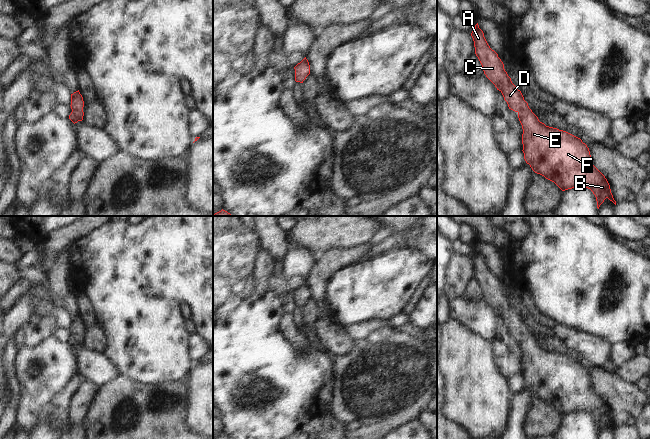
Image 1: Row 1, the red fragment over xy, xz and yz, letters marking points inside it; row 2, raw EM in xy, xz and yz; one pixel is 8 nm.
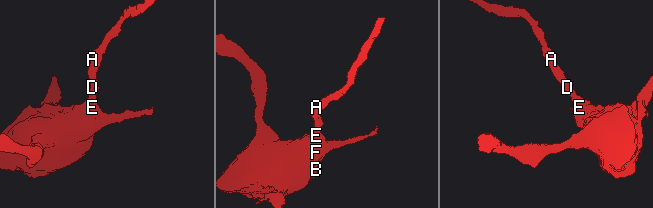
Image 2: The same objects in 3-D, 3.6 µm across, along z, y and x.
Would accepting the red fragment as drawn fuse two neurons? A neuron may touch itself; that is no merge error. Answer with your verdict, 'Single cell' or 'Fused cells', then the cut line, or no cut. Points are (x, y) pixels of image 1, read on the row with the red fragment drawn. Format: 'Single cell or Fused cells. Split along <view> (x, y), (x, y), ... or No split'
Single cell. No split

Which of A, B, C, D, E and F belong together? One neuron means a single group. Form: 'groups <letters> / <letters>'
groups A B C D E F

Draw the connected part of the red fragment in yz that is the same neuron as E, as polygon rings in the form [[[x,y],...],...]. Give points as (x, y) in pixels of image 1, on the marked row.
[[[478,23],[475,25],[471,36],[474,41],[475,54],[482,65],[484,74],[495,85],[497,90],[502,93],[509,109],[518,113],[518,118],[523,129],[522,151],[526,163],[530,165],[532,170],[554,182],[562,191],[576,187],[590,189],[596,197],[598,209],[606,198],[616,205],[607,179],[592,164],[587,145],[580,138],[566,131],[546,126],[540,122],[538,117],[529,108],[528,103],[524,100],[521,91],[512,83],[498,54],[488,45]]]

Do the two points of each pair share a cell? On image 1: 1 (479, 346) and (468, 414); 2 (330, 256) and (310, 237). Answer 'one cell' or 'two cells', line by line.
1: one cell
2: two cells

